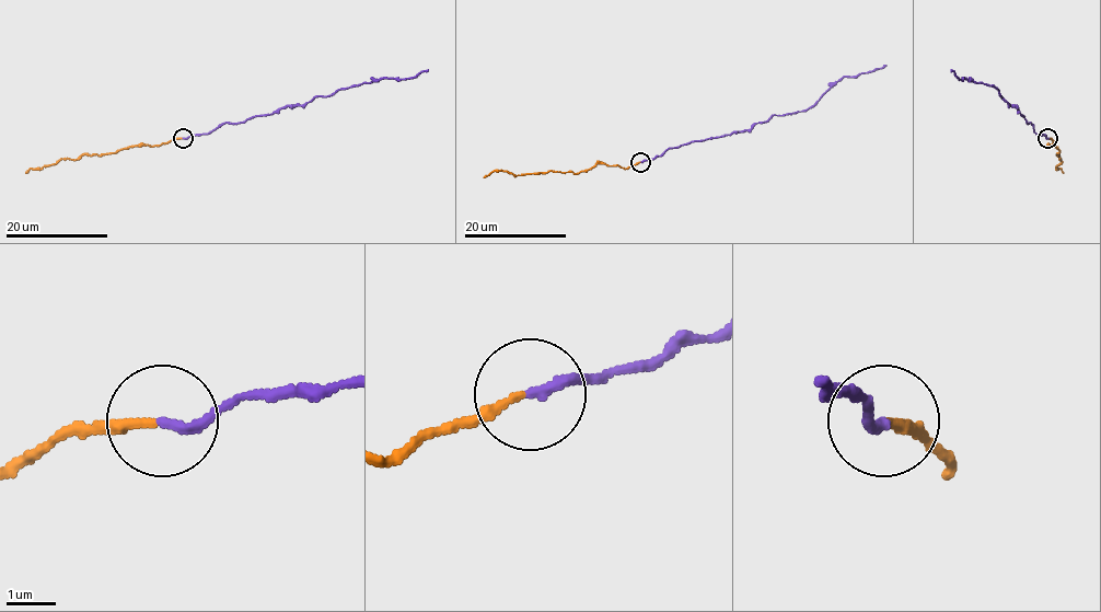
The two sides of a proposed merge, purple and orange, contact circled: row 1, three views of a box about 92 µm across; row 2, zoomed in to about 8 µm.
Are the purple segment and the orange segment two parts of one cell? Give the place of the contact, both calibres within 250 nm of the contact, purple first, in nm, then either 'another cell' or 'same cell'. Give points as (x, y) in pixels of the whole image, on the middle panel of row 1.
at (640, 162); 200 nm thick on the purple side, 180 nm on the other; same cell

